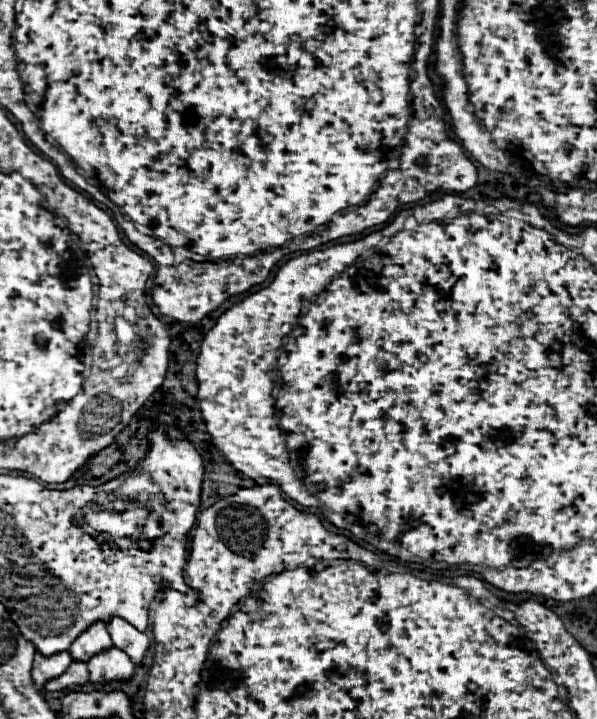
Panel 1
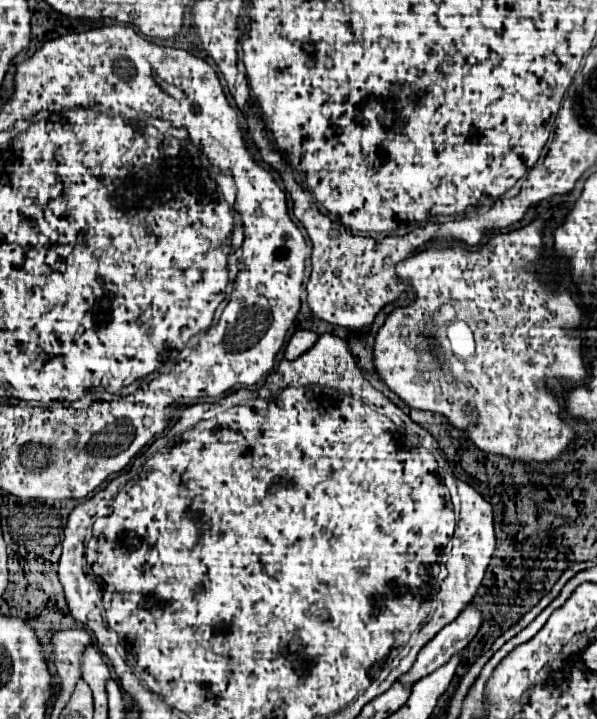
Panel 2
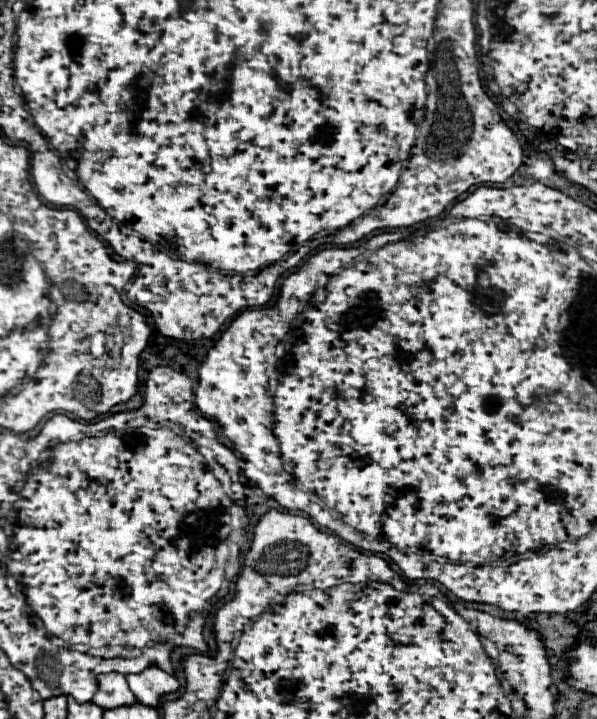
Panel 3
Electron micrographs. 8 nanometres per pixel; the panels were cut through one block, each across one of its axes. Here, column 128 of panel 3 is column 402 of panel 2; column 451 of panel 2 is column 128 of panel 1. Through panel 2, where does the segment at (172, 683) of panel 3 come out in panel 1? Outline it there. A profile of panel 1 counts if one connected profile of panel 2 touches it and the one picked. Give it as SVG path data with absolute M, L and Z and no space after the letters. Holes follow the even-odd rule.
M114 618L108 626L108 632L110 632L114 646L126 652L126 656L134 660L134 664L140 664L144 660L144 654L150 648L150 638L144 632L136 630L122 618Z

